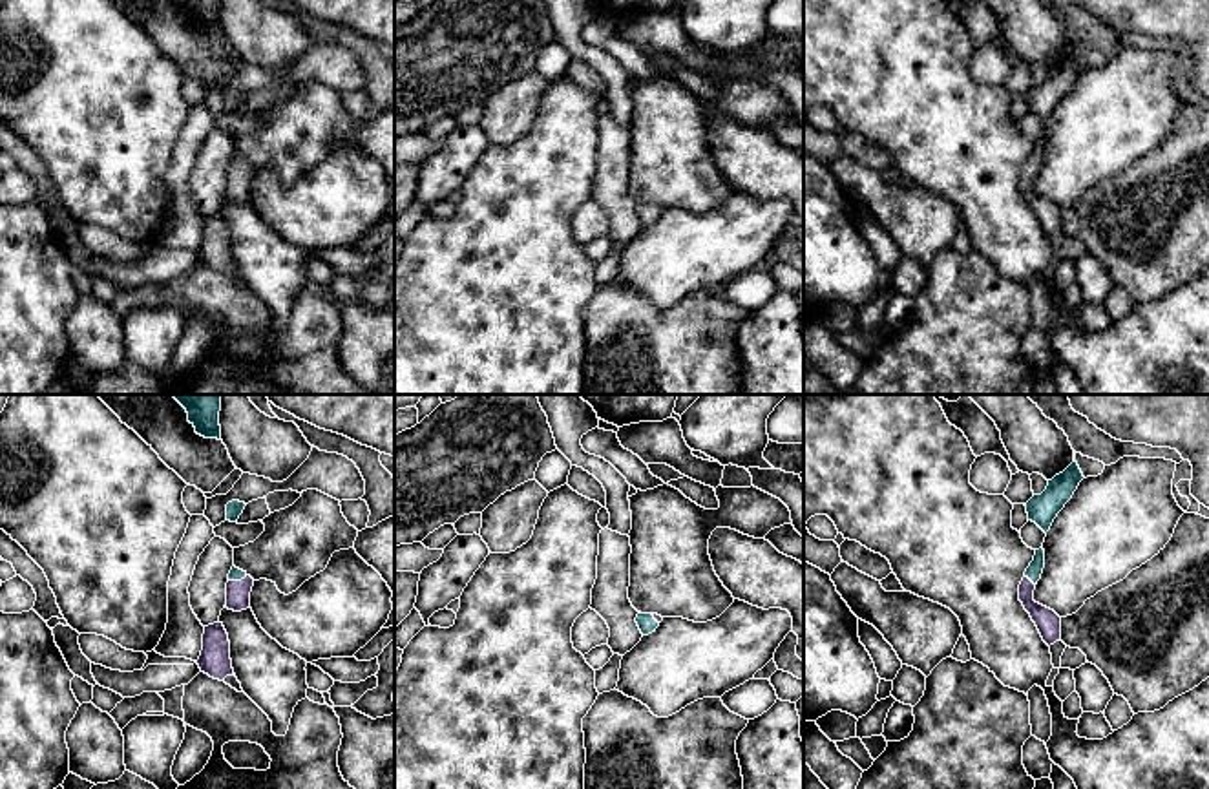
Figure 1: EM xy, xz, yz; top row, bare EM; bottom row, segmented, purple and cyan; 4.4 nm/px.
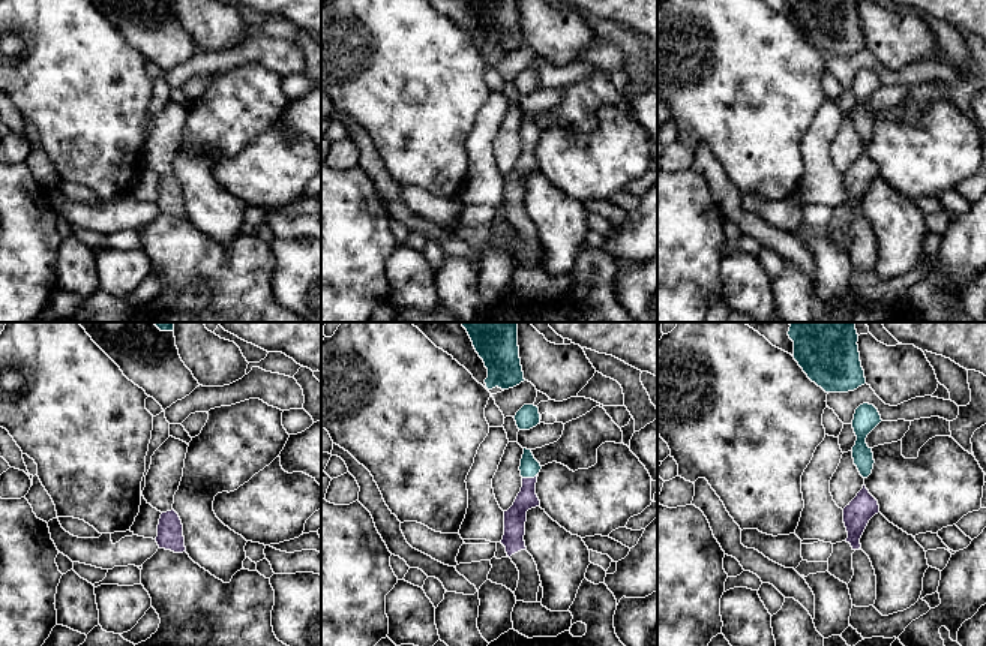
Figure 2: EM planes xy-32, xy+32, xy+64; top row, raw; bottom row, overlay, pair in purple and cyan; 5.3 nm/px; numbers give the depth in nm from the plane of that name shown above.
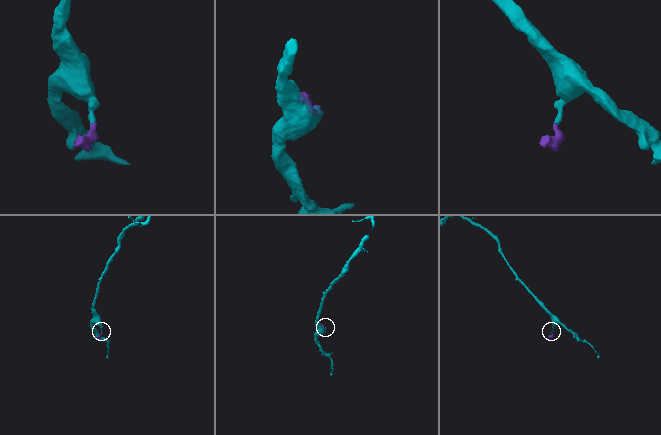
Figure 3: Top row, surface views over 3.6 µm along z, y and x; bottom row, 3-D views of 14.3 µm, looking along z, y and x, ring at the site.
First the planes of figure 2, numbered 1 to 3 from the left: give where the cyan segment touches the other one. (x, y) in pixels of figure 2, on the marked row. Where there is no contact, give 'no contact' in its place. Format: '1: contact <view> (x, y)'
1: no contact
2: contact xy+32 (530, 478)
3: no contact

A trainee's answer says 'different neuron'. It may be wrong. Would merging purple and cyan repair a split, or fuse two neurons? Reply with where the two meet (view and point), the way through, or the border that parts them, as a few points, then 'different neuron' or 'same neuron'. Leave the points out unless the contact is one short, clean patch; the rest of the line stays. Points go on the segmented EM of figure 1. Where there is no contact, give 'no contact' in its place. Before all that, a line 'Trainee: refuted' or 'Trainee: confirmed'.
Trainee: refuted
yz (1030, 581) | across yz (1049, 623), (1029, 603), (1030, 581), (1034, 570) | same neuron

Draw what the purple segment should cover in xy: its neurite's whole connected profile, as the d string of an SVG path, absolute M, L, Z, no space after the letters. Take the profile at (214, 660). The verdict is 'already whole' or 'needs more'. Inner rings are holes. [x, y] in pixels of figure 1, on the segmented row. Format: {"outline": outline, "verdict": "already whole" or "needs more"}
{"outline": "M217 621L205 626L203 650L197 665L201 672L208 674L210 678L225 681L237 692L243 692L241 683L232 668L230 641L223 623Z", "verdict": "needs more"}

